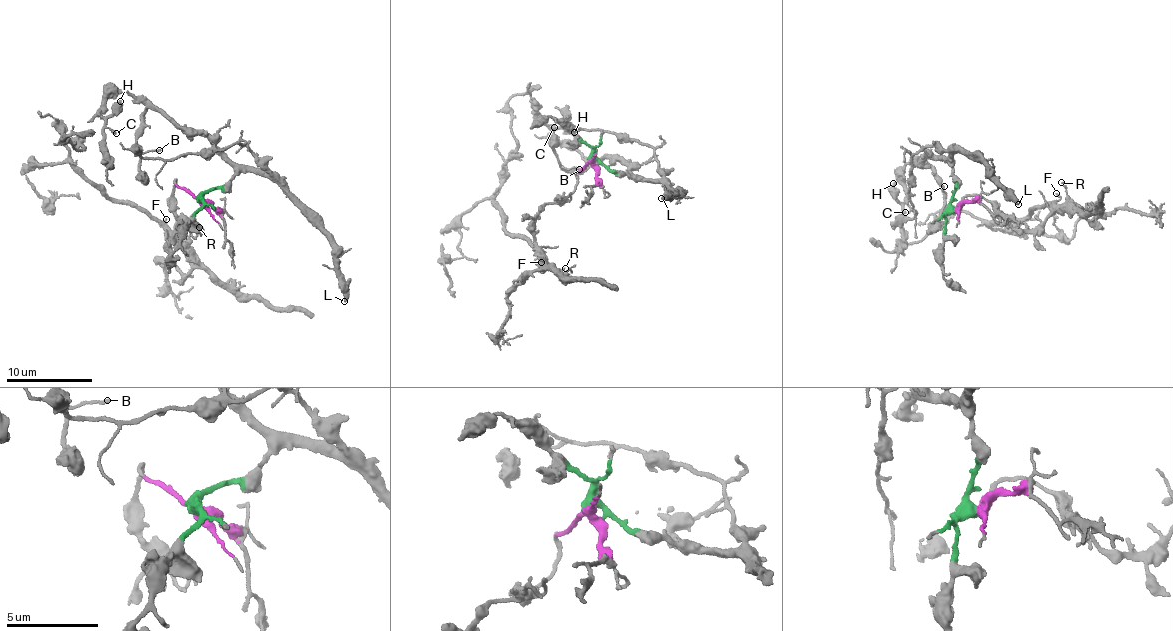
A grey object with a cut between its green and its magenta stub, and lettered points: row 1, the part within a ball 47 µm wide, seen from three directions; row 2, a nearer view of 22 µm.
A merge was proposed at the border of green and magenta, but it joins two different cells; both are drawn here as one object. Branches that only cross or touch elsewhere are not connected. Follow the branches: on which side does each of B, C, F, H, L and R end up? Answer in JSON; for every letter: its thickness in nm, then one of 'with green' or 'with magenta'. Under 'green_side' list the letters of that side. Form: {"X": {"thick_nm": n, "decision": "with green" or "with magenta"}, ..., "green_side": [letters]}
{"B": {"thick_nm": 130, "decision": "with green"}, "C": {"thick_nm": 200, "decision": "with green"}, "F": {"thick_nm": 160, "decision": "with magenta"}, "H": {"thick_nm": 460, "decision": "with green"}, "L": {"thick_nm": 400, "decision": "with green"}, "R": {"thick_nm": 150, "decision": "with magenta"}, "green_side": ["B", "C", "H", "L"]}

